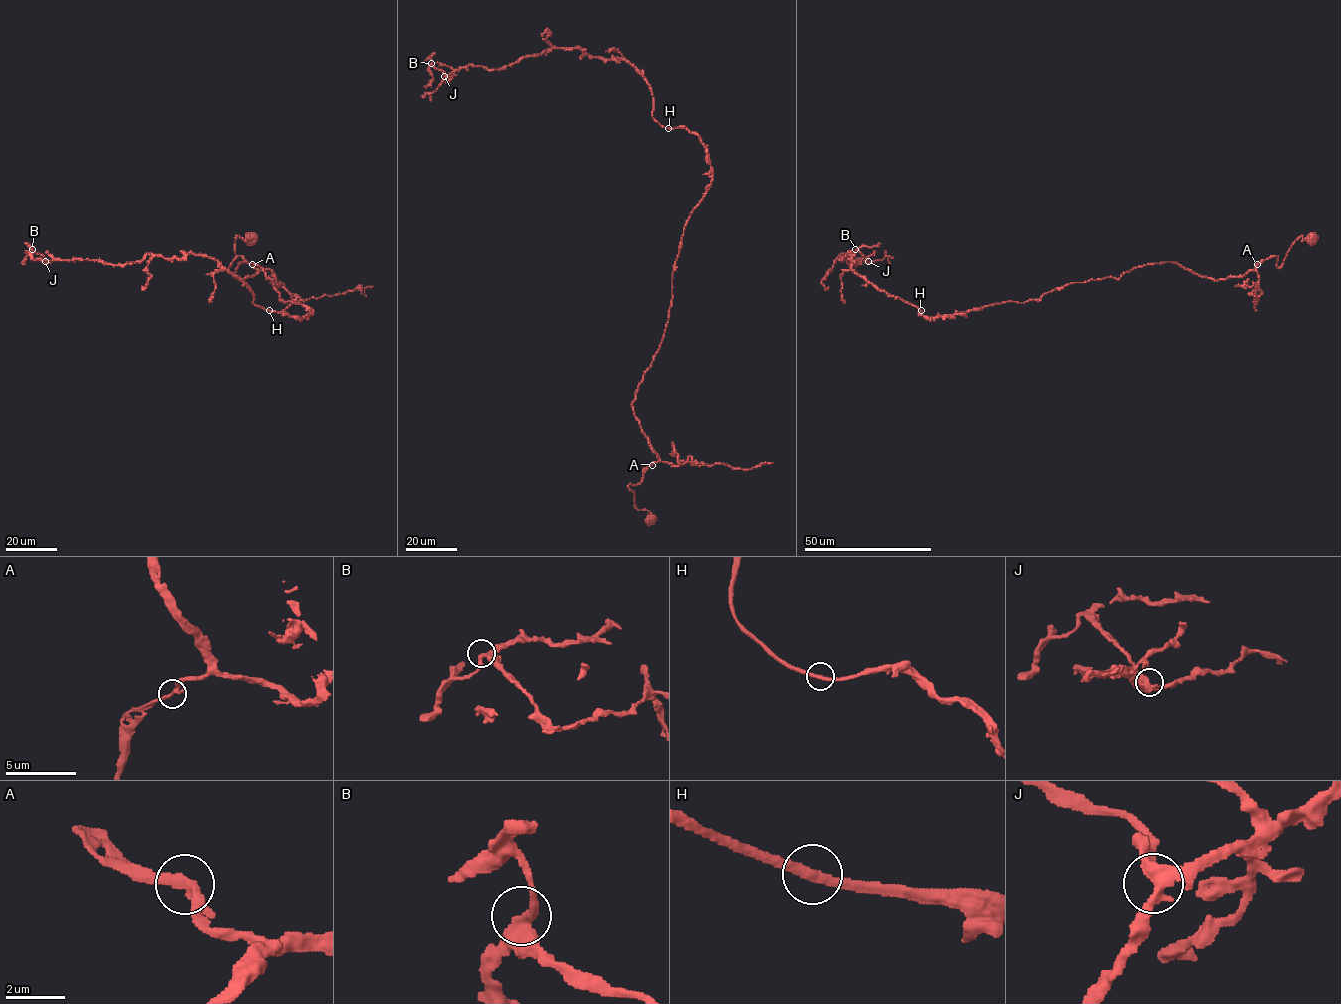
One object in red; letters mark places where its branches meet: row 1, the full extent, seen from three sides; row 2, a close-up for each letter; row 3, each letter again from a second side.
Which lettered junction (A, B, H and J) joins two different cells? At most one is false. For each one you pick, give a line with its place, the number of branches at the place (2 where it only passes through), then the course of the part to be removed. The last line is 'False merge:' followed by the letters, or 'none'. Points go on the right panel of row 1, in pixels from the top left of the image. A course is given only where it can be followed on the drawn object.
False merge: none

